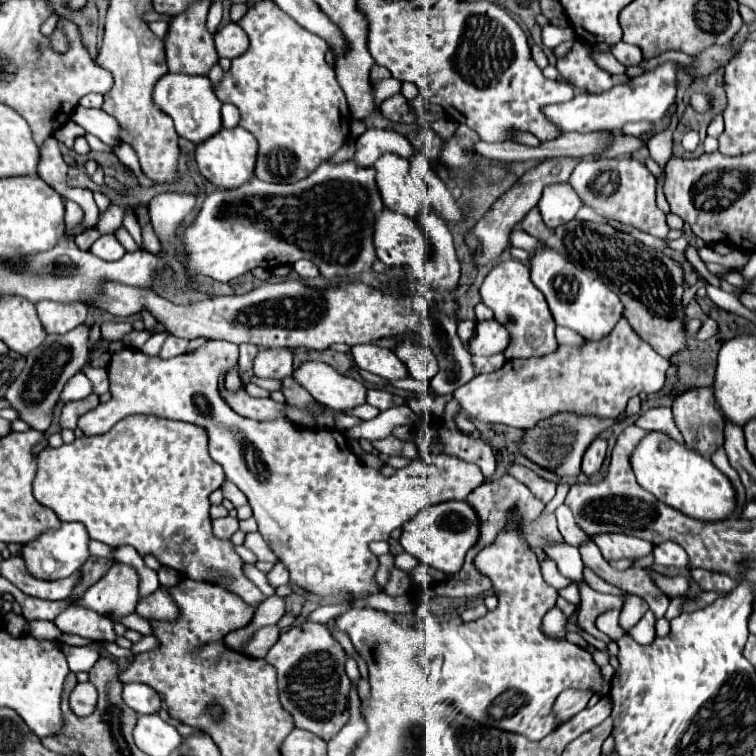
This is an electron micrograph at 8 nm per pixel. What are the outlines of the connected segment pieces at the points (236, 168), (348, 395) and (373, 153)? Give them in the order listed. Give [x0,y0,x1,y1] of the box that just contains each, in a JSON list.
[[196,127,256,187],[294,363,366,413],[354,129,416,169]]

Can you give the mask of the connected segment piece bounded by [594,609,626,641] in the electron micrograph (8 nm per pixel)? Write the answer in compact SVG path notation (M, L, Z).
M620 609L604 611L604 613L600 613L600 615L596 617L596 623L594 623L594 625L598 627L598 631L606 633L612 641L616 641L616 639L620 639L620 637L626 633L626 629L620 627L618 617L620 617Z

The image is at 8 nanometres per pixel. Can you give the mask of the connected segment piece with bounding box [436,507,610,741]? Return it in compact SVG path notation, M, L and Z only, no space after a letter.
M512 507L508 511L508 521L506 521L504 531L498 533L492 545L484 547L476 555L474 565L482 575L486 575L492 581L492 589L498 597L498 607L486 613L482 619L464 623L460 627L460 631L464 633L464 639L468 641L476 657L472 663L468 663L468 669L462 667L458 669L456 675L450 673L450 667L440 669L436 687L442 695L442 701L448 701L458 713L482 725L520 733L528 737L530 741L540 741L546 735L550 735L560 723L554 713L554 701L564 689L592 689L592 691L600 691L608 695L610 681L602 679L598 665L594 663L592 655L586 649L542 633L542 618L548 609L556 605L558 593L554 587L542 579L538 557L530 549L530 545L524 541L520 529L522 529L522 515L516 507Z

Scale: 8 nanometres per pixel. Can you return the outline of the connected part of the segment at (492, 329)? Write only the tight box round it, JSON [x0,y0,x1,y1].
[468,319,510,357]

